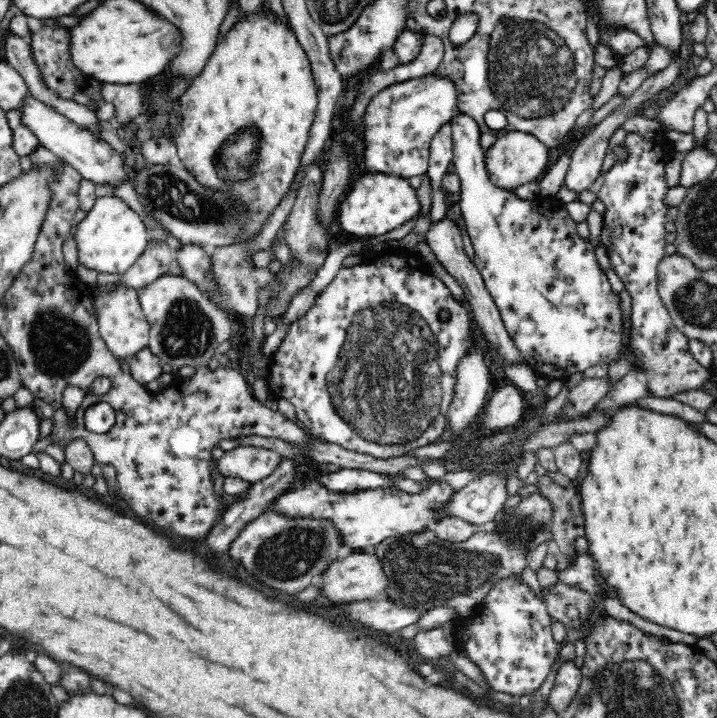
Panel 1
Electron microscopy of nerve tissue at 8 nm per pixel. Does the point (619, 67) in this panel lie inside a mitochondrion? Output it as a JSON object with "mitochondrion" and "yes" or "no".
{"mitochondrion":"no"}

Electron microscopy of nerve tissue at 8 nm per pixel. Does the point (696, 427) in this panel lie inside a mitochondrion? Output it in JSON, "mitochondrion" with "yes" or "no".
{"mitochondrion":"no"}

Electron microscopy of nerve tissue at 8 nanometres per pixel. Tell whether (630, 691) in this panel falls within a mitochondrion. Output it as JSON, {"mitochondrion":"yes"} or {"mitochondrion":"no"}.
{"mitochondrion":"yes"}

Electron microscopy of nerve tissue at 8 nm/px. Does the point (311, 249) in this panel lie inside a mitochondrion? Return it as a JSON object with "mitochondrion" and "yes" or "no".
{"mitochondrion":"yes"}

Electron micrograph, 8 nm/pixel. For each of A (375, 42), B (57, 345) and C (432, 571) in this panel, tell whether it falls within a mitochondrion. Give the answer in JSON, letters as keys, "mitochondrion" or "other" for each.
{"A":"other","B":"mitochondrion","C":"mitochondrion"}

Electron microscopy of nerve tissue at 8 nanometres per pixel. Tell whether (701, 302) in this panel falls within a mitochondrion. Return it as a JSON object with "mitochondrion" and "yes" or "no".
{"mitochondrion":"yes"}

